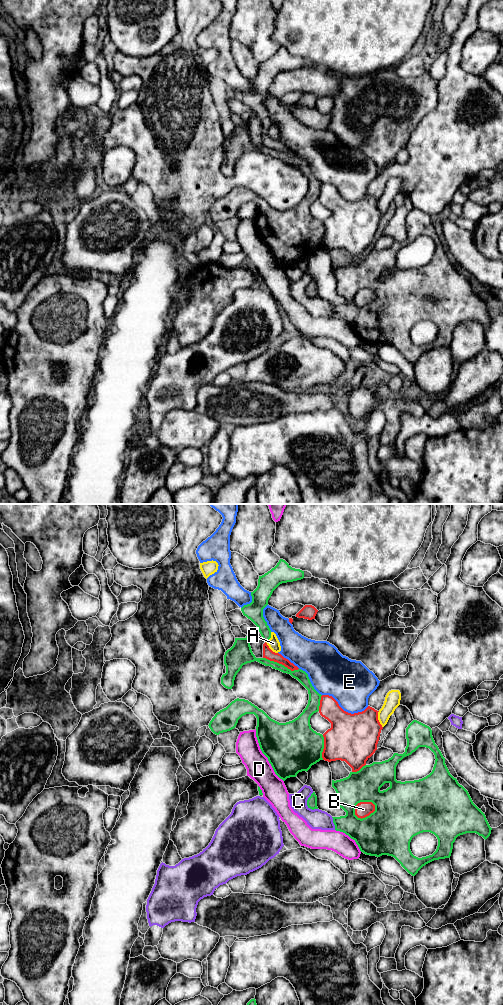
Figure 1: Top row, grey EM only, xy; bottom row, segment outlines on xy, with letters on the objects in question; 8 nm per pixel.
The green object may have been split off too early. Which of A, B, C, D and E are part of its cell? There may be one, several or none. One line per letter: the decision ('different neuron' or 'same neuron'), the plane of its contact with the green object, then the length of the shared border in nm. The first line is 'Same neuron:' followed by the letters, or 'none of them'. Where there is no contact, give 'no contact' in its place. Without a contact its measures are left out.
Same neuron: none of them
A: different neuron | xy | 100 nm
B: different neuron | xy | 190 nm
C: different neuron | xy | 150 nm
D: different neuron | xy | 480 nm
E: different neuron | xy | 280 nm

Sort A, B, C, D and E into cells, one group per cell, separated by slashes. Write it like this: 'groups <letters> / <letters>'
groups A / B / C / D / E

